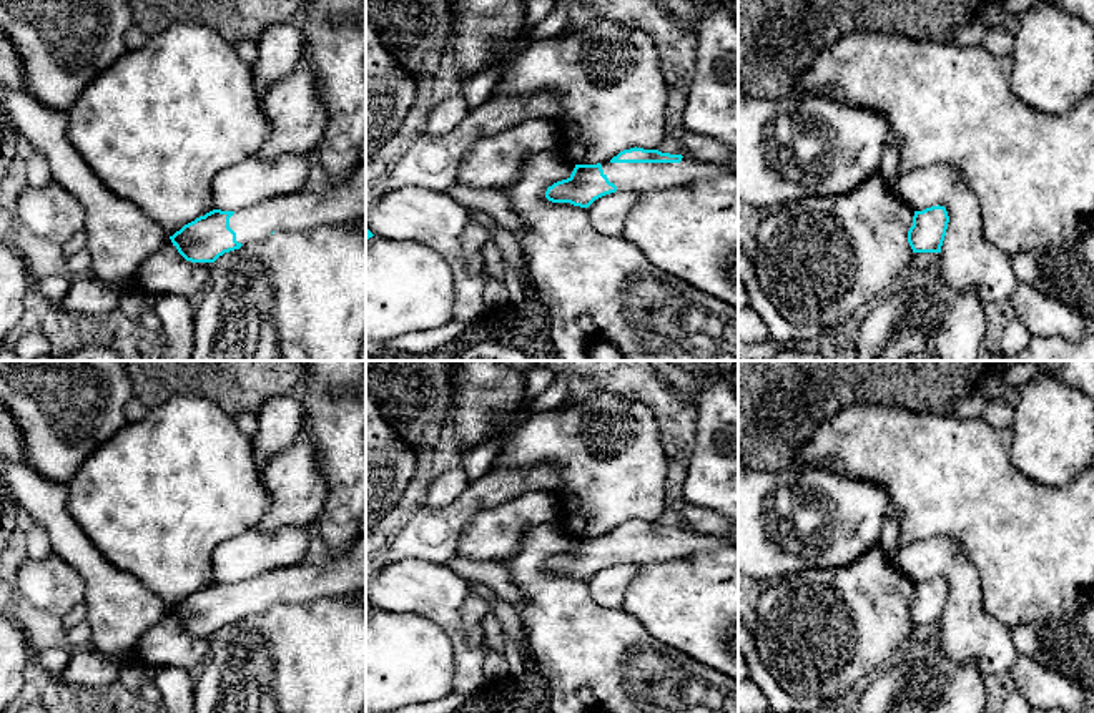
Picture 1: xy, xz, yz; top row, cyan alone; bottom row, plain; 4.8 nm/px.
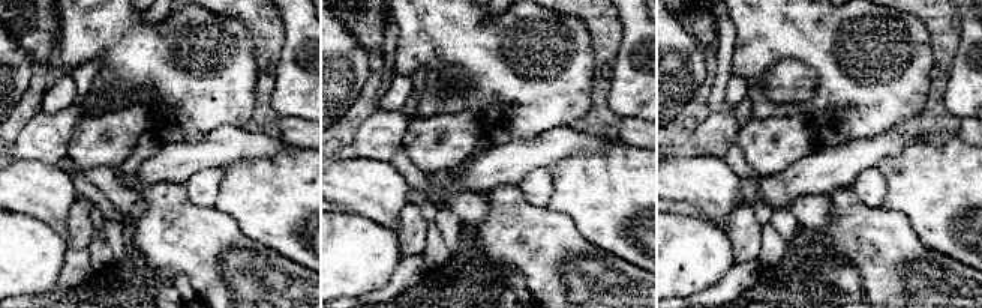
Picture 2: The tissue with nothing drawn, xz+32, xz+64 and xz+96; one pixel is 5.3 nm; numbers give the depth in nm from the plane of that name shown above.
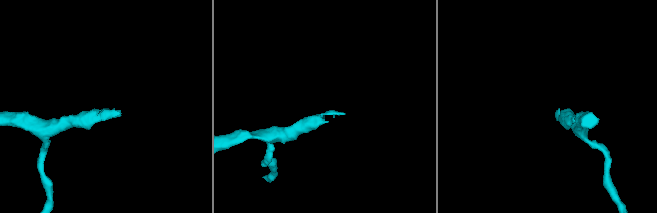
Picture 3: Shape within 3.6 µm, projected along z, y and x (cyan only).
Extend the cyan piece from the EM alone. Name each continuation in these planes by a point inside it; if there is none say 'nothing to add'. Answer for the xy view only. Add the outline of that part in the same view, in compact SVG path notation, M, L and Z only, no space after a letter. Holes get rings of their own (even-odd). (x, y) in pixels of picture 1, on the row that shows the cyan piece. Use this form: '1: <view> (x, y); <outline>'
1: xy (305, 210); M366 161L347 179L333 181L324 194L301 189L239 208L229 218L229 228L238 243L248 244L266 239L273 231L311 231L349 219L366 219Z

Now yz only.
nothing to add

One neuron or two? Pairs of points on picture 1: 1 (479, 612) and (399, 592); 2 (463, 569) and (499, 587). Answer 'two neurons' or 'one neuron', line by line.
1: two neurons
2: one neuron

